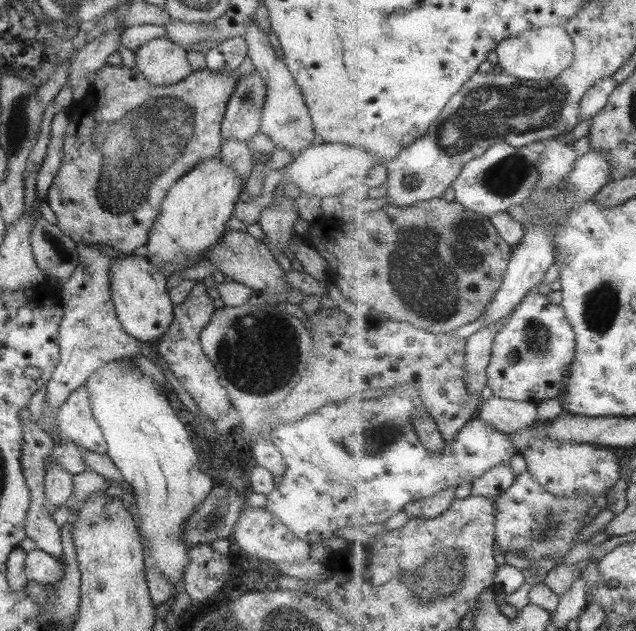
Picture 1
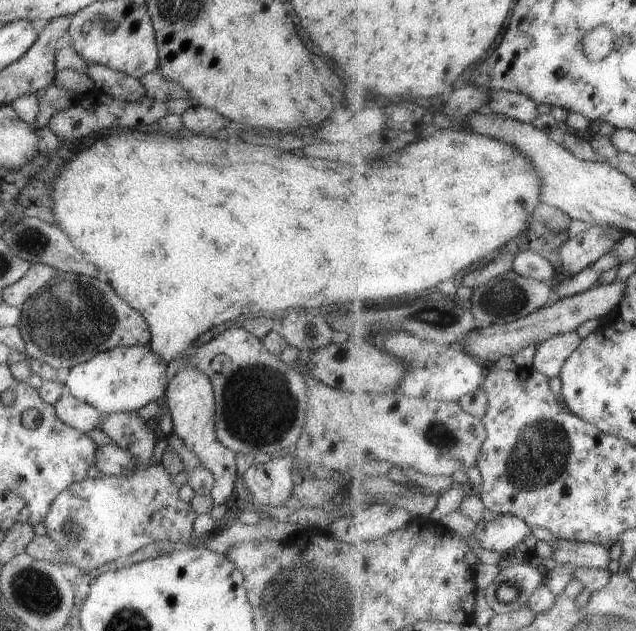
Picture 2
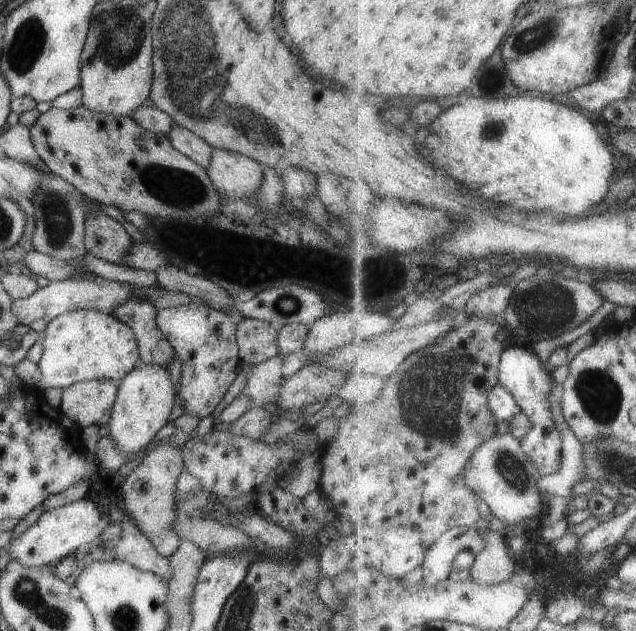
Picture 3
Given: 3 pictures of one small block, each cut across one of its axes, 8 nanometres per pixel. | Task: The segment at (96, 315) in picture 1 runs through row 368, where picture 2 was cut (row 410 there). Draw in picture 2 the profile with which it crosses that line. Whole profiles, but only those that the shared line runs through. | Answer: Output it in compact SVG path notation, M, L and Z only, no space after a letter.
M65 392L53 404L57 418L63 424L71 426L76 431L88 433L99 424L103 414L96 408L77 400L71 393Z

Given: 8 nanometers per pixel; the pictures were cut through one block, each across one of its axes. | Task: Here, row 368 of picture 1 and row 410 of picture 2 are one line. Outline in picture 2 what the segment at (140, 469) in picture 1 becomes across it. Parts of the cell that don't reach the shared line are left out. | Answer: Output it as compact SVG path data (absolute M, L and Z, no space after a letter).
M137 345L132 347L117 347L103 351L92 356L87 362L75 365L68 370L68 376L63 384L67 392L71 393L77 400L85 402L89 406L97 409L104 415L120 412L136 412L143 408L145 404L153 400L164 398L164 392L167 386L168 374L166 371L166 362L160 361L160 358L147 345Z

